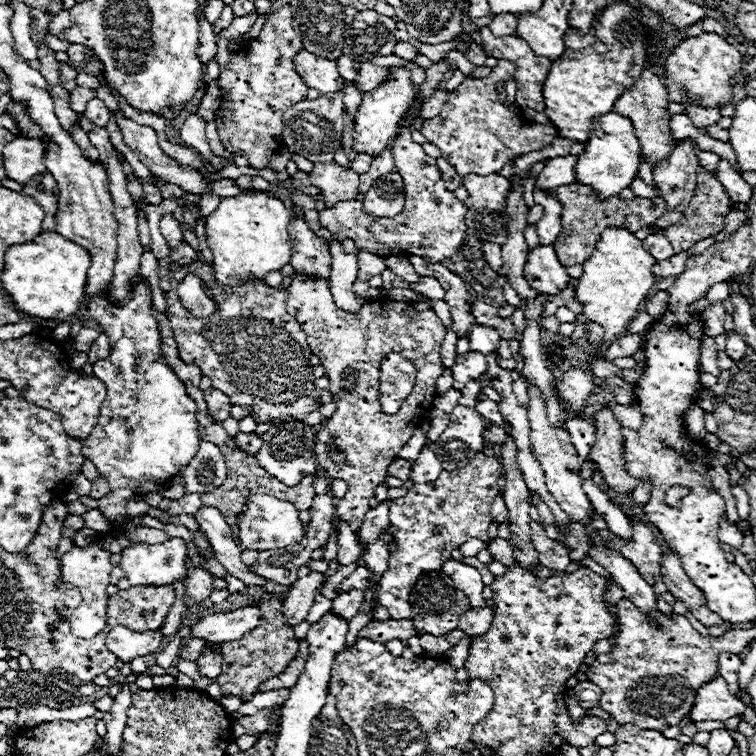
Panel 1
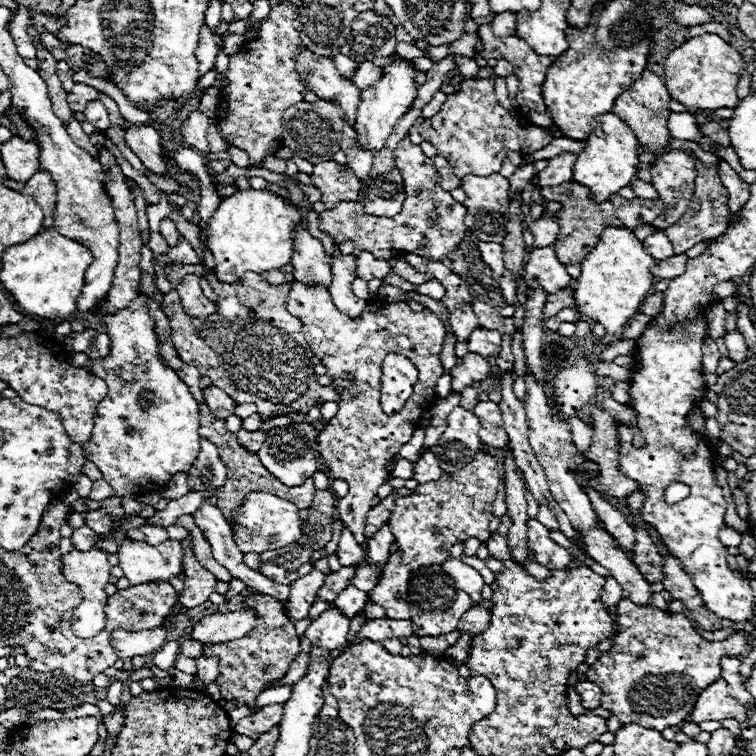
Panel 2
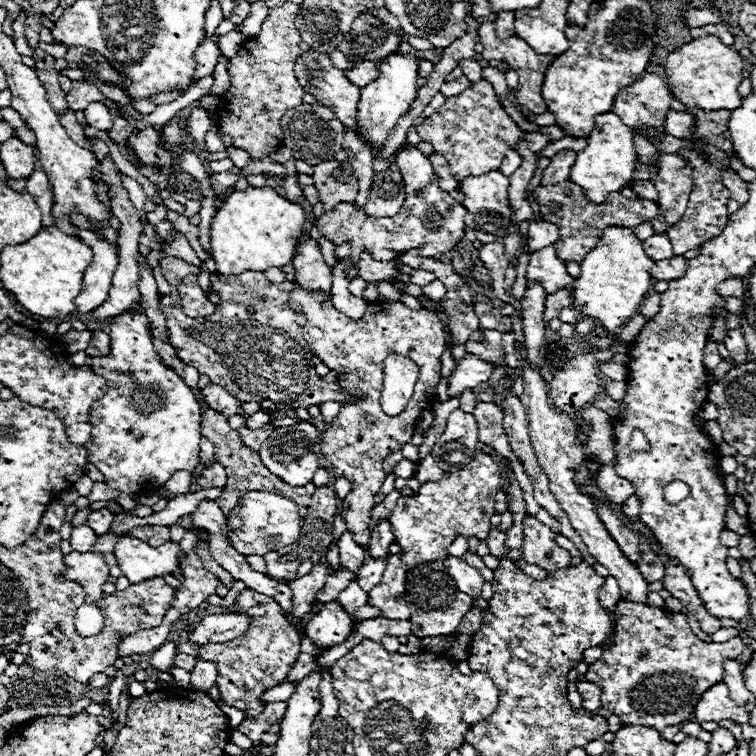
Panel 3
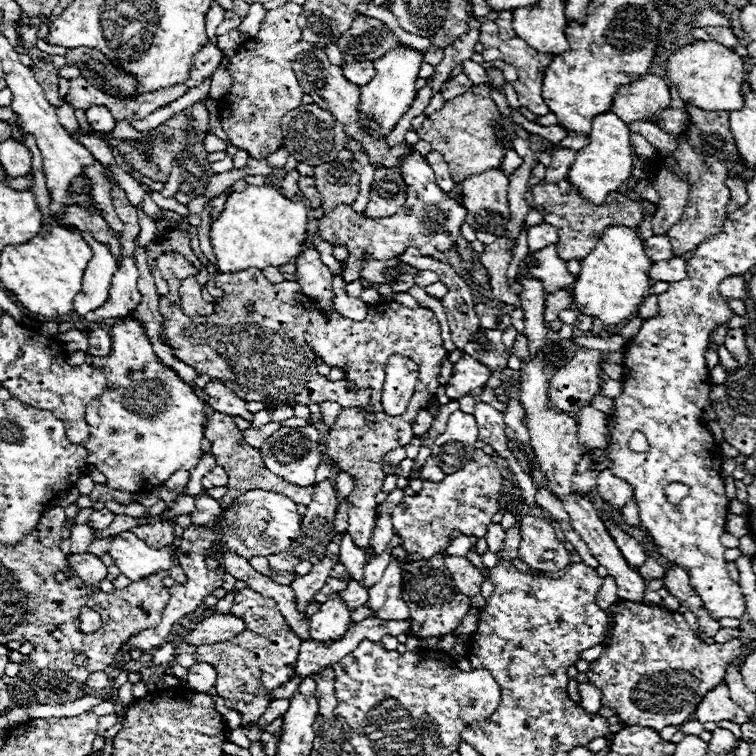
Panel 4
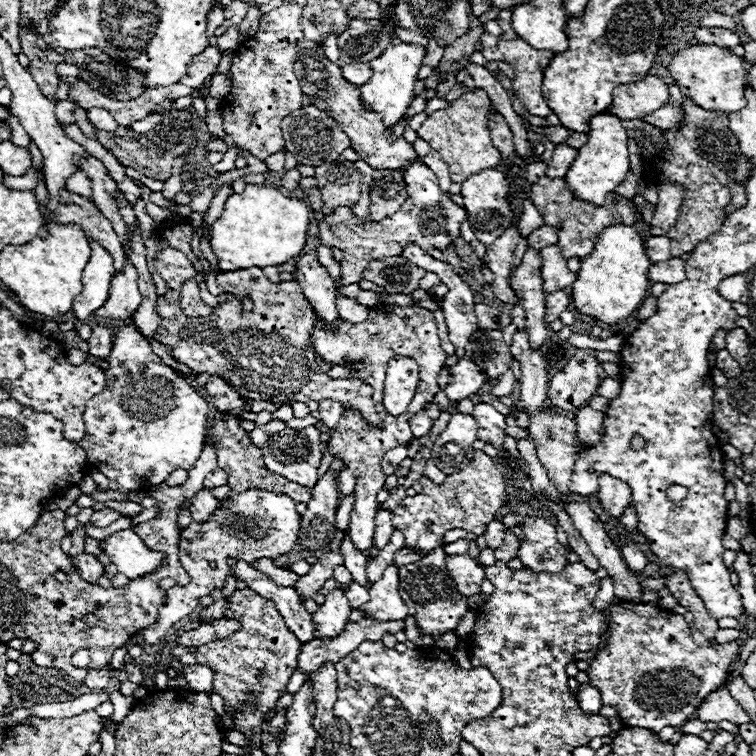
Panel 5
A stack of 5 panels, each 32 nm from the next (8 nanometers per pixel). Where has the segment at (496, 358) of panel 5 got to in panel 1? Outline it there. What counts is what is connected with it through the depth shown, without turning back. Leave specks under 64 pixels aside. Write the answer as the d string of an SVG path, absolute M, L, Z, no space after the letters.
M474 324L472 332L468 334L468 340L470 340L470 350L472 352L480 352L480 354L488 356L488 354L494 354L498 350L500 334L494 328Z

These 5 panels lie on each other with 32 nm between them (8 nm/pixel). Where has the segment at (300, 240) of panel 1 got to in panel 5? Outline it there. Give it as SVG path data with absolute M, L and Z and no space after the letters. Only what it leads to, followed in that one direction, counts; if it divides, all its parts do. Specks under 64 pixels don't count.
M304 254L302 260L296 266L296 280L302 286L304 296L314 306L316 314L320 316L324 326L334 326L338 320L336 310L336 288L334 280L326 272L326 268L320 266L314 254Z

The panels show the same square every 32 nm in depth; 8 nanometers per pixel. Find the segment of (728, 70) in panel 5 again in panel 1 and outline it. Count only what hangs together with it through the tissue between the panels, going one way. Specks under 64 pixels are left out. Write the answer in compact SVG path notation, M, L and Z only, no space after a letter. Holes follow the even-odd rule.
M704 32L700 36L686 38L670 52L664 64L664 84L668 88L668 98L670 102L682 102L682 104L700 98L702 106L710 106L710 108L734 104L730 80L738 72L742 72L742 66L744 66L742 54L722 36ZM682 88L686 88L686 94L682 94Z

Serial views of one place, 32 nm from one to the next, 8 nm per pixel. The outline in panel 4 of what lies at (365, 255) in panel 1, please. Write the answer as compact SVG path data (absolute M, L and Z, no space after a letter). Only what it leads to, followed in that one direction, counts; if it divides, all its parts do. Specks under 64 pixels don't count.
M400 258L390 260L366 260L362 280L372 284L388 284L392 292L408 292L416 282L418 270L410 264L404 264Z

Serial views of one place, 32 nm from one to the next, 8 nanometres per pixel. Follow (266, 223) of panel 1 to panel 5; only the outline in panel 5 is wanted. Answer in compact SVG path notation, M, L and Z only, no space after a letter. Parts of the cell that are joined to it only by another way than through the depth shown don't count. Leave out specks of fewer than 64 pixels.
M246 184L242 194L232 194L222 216L212 224L212 250L218 258L218 266L224 272L244 270L250 266L280 266L302 254L308 238L310 206L292 196L284 196L278 188Z

